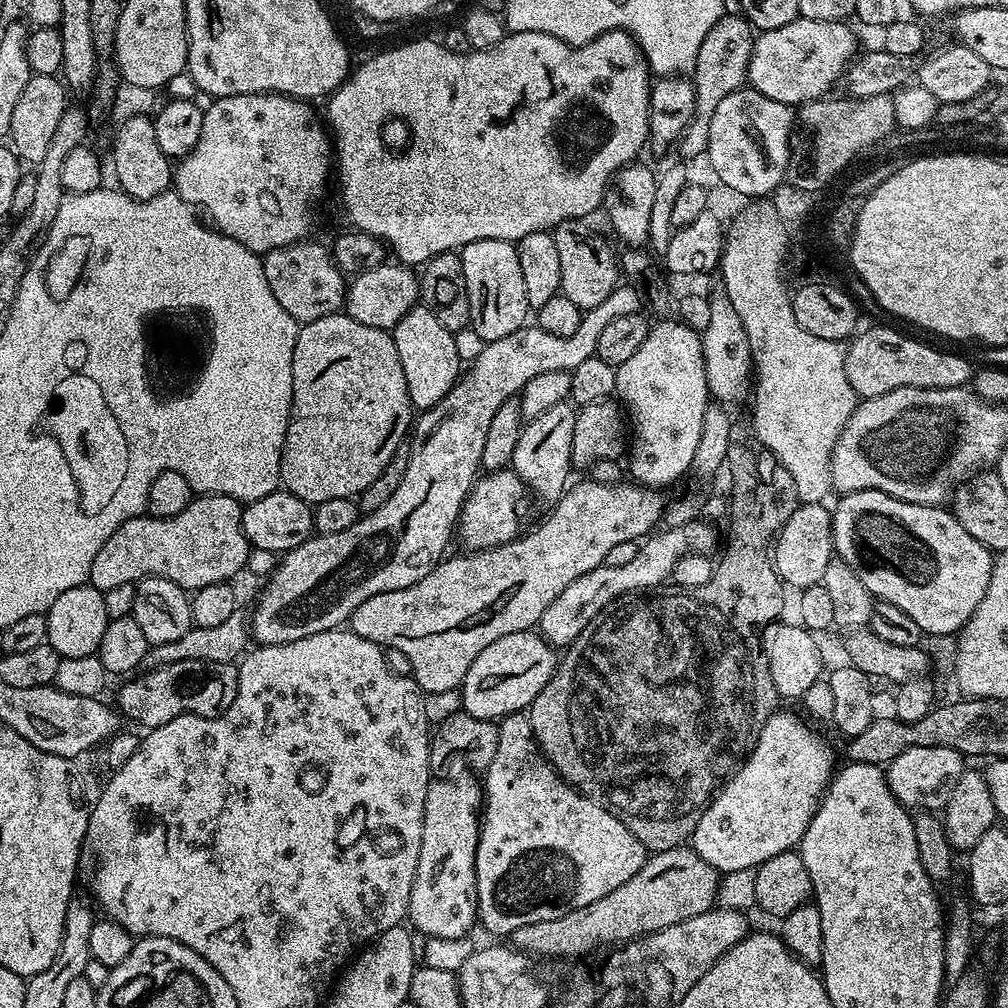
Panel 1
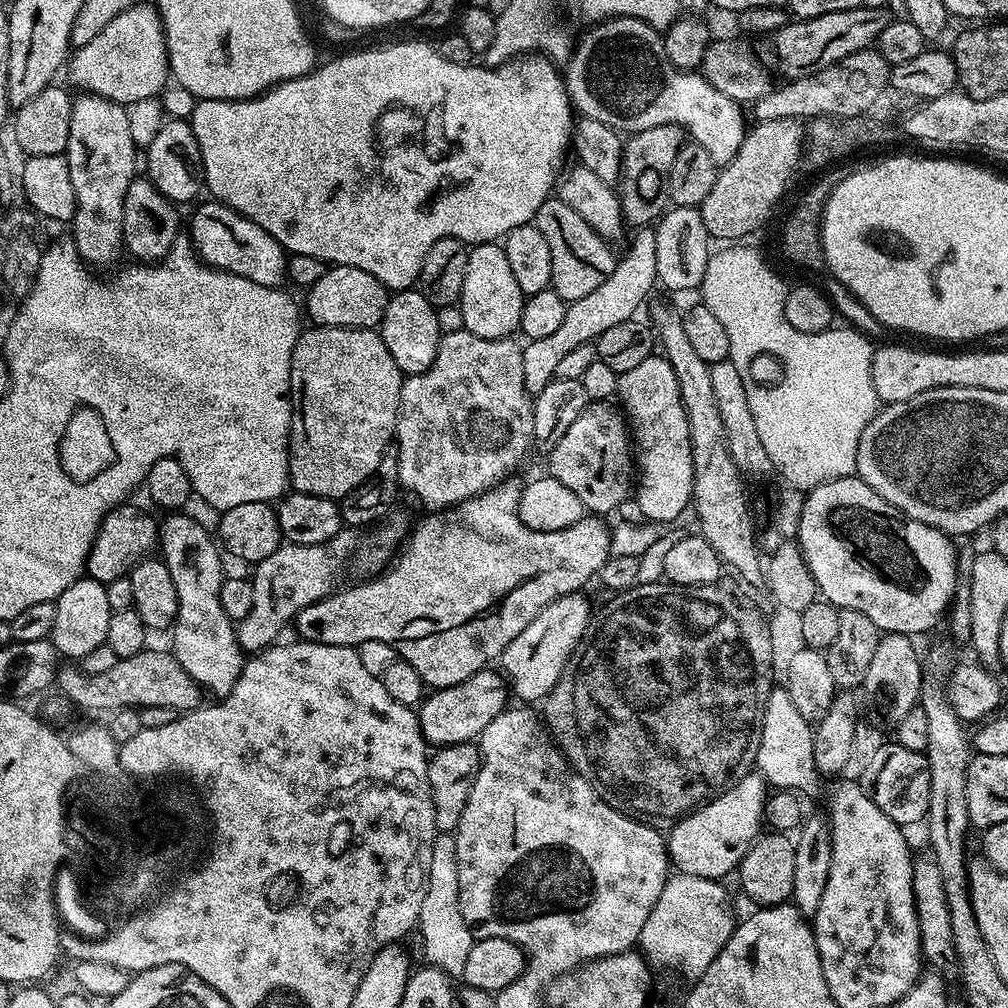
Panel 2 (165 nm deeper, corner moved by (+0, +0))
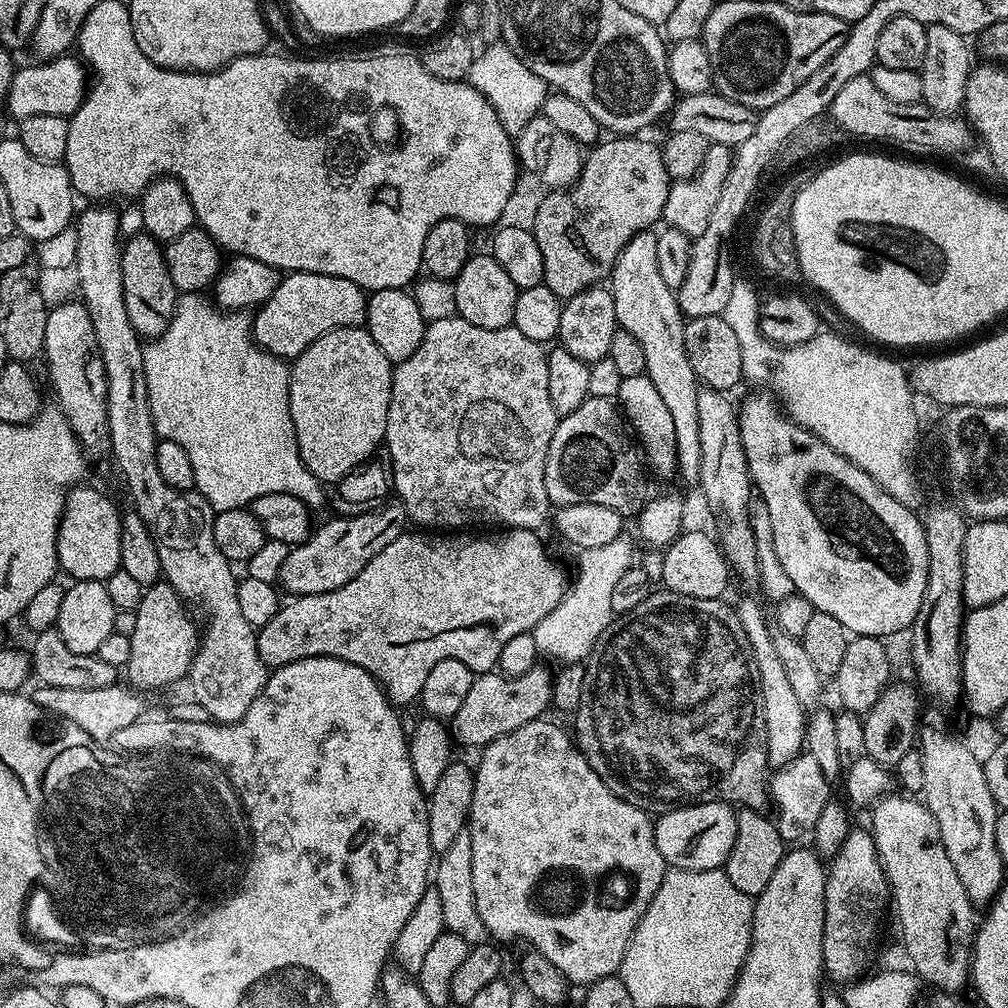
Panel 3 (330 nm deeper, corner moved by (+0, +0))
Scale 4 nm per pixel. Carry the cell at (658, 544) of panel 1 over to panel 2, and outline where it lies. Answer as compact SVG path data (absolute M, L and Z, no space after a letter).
M571 592L550 602L550 606L546 606L546 610L542 610L542 614L538 614L538 618L534 618L534 622L530 622L530 626L526 626L510 646L506 646L498 664L510 685L511 695L520 699L517 701L540 702L550 694L550 690L554 690L558 678L562 678L562 670L572 657L572 651L579 646L593 612L594 608L588 605L584 594Z

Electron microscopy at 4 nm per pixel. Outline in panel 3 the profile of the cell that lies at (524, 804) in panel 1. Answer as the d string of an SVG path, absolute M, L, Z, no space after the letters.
M548 718L531 720L526 722L526 726L518 726L518 730L510 730L510 734L502 734L502 738L485 745L479 755L480 765L475 765L474 768L474 802L470 806L466 831L470 836L473 851L471 871L474 904L487 935L496 942L525 940L528 943L525 945L529 949L550 958L550 962L554 962L554 966L562 973L564 979L573 985L587 986L596 980L617 975L620 964L624 961L632 931L636 929L642 914L650 906L654 894L658 894L658 886L662 886L662 878L666 871L664 859L658 850L653 817L648 817L651 815L645 809L618 798L618 794L614 794L614 790L610 790L610 786L606 786L606 782L598 778L590 762L586 762L575 739L569 733L567 736L558 725L551 724Z

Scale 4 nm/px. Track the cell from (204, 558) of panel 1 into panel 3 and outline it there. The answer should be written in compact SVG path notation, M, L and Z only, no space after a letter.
M81 482L74 488L68 490L68 495L64 498L64 513L60 515L60 525L58 526L58 538L56 539L56 562L61 573L72 576L73 581L77 580L108 580L110 574L114 574L120 568L120 559L122 558L122 522L120 517L122 515L121 509L116 509L116 504L104 492L99 492L96 488L91 488L88 482Z

